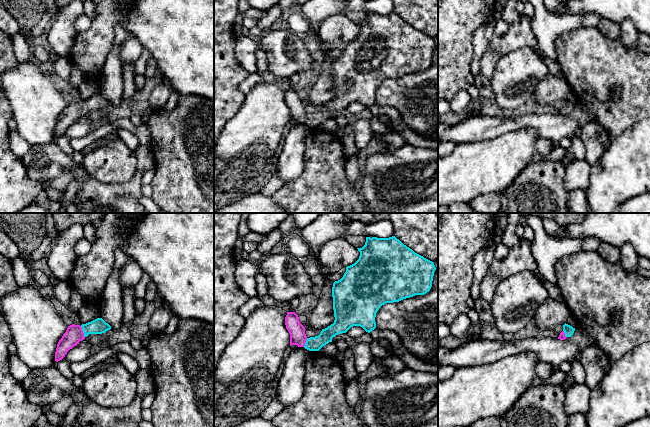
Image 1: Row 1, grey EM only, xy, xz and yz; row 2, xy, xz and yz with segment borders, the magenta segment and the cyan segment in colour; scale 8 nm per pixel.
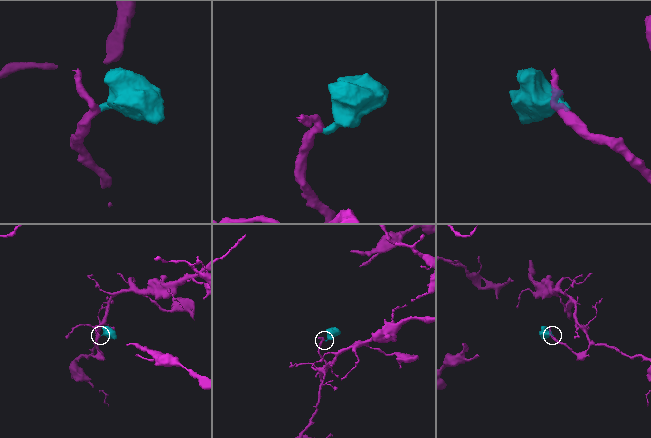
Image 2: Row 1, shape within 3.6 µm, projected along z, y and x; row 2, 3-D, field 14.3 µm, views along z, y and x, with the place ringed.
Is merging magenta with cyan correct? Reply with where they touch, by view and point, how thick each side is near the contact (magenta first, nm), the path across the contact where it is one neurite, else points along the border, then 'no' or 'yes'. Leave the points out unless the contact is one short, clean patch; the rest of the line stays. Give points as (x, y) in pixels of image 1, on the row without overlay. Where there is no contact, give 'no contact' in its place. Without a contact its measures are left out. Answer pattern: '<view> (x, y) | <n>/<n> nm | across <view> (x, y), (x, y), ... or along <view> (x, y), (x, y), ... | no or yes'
xy (82, 108) | 150/130 nm | across xy (74, 110), (82, 108), (98, 102) | yes

